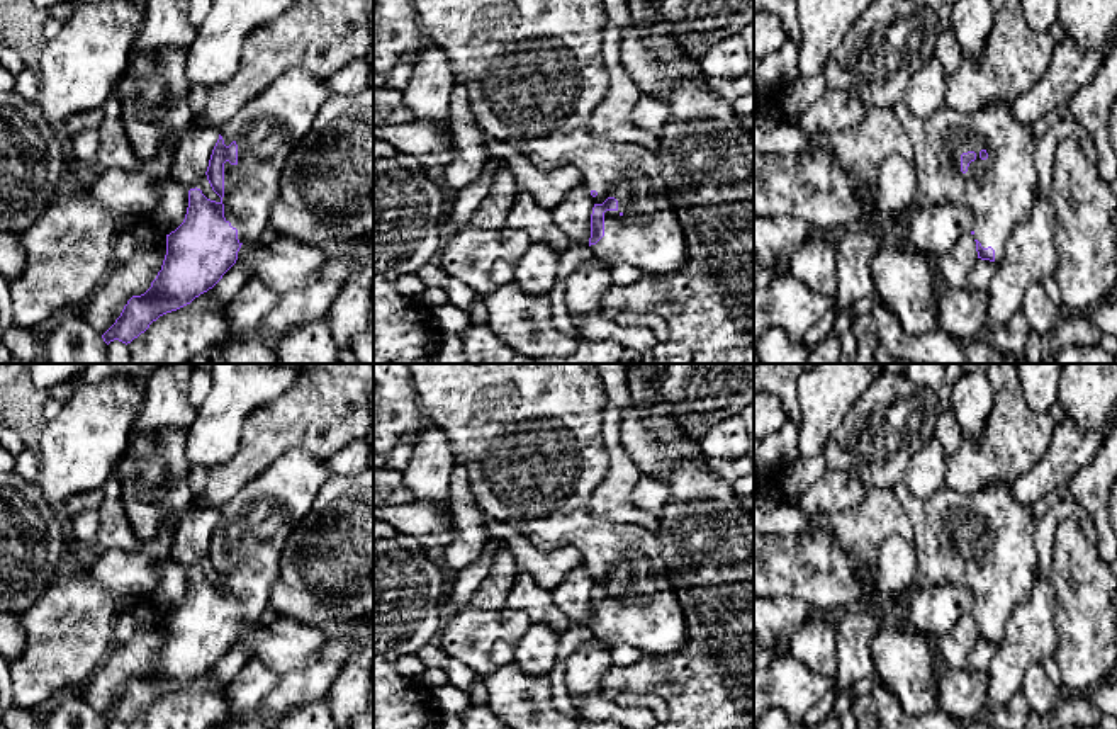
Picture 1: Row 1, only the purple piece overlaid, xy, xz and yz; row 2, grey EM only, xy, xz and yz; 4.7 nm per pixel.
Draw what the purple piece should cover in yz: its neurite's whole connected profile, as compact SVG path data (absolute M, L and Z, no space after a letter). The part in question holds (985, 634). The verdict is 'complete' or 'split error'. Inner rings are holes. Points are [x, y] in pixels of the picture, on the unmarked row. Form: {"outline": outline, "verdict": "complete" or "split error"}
{"outline": "M903 483L891 486L891 491L913 528L920 578L968 586L978 639L998 644L1013 608L1029 600L1039 573L1030 505L1015 501L1010 483L995 483L971 494L944 486L929 498L918 498Z", "verdict": "split error"}

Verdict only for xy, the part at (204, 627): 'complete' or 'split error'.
split error

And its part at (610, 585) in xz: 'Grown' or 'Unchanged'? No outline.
Grown

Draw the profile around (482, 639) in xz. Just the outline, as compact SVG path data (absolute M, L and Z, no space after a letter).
M469 605L445 619L436 642L448 658L484 678L513 661L530 625L528 613L513 607L487 610Z

